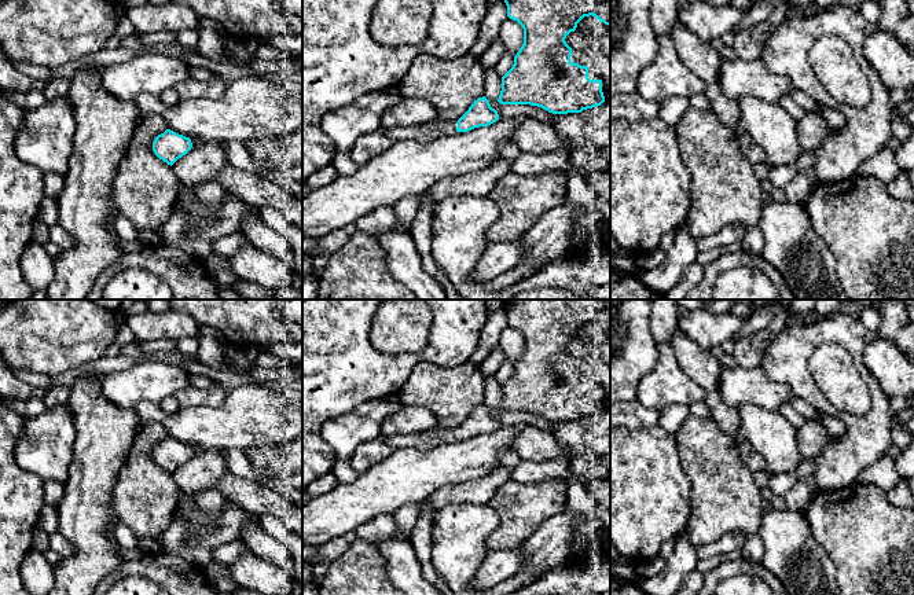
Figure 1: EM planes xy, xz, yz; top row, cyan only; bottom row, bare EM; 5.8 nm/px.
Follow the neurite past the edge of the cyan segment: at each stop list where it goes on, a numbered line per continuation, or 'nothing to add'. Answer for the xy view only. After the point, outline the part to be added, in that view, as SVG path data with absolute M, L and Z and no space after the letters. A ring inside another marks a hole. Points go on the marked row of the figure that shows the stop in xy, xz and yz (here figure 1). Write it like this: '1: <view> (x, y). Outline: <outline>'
nothing to add

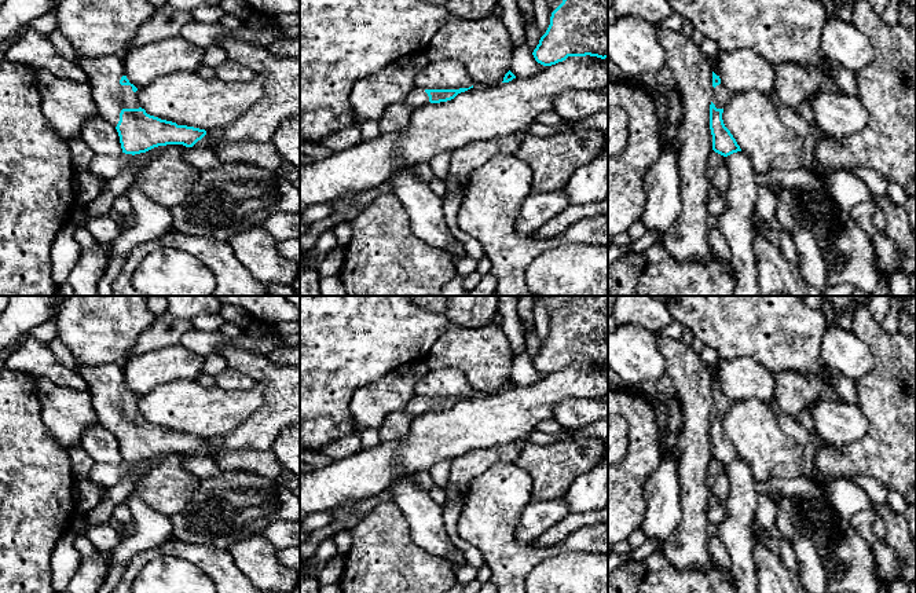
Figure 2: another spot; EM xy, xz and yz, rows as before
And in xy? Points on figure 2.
1: xy (103, 73). Outline: M78 55L78 66L87 73L99 114L117 127L122 109L139 109L136 92L131 85L121 85L124 66L120 55L88 58Z

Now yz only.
1: yz (721, 95). Outline: M722 84L717 85L714 88L714 96L712 96L712 103L715 105L717 109L723 109L725 105L728 103L730 94Z

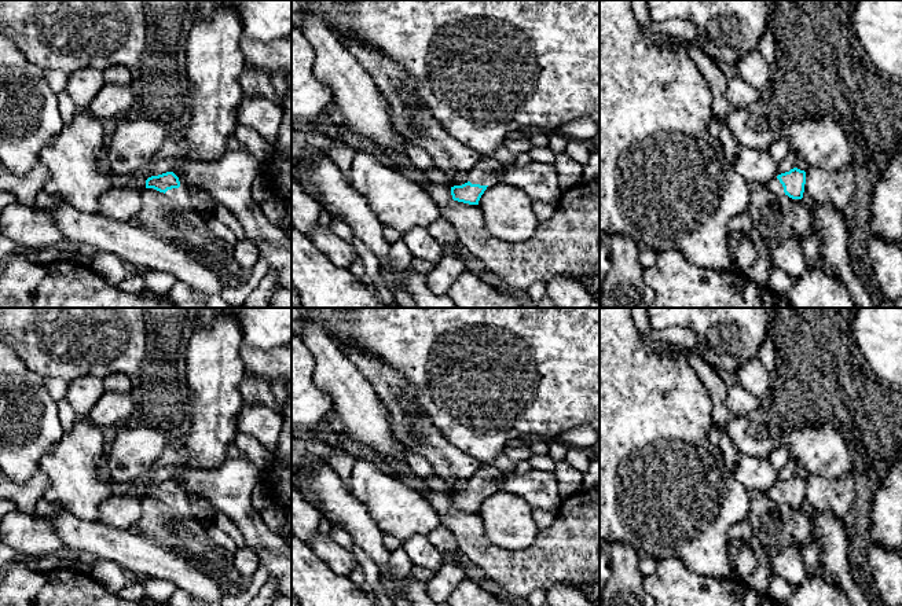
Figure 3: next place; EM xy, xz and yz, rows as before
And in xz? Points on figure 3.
1: xz (484, 175). Outline: M491 158L481 161L481 164L474 168L469 175L469 181L472 184L490 186L496 179L496 173L500 169L499 162L495 162Z

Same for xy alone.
1: xy (178, 194). Outline: M172 188L172 190L168 190L165 192L169 198L172 199L177 199L180 201L183 205L186 205L187 207L190 207L190 202L188 199L186 198L184 192L182 191L182 188Z

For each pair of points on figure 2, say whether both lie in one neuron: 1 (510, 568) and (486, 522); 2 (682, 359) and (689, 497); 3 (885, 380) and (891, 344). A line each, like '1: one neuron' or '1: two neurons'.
1: one neuron
2: one neuron
3: one neuron

